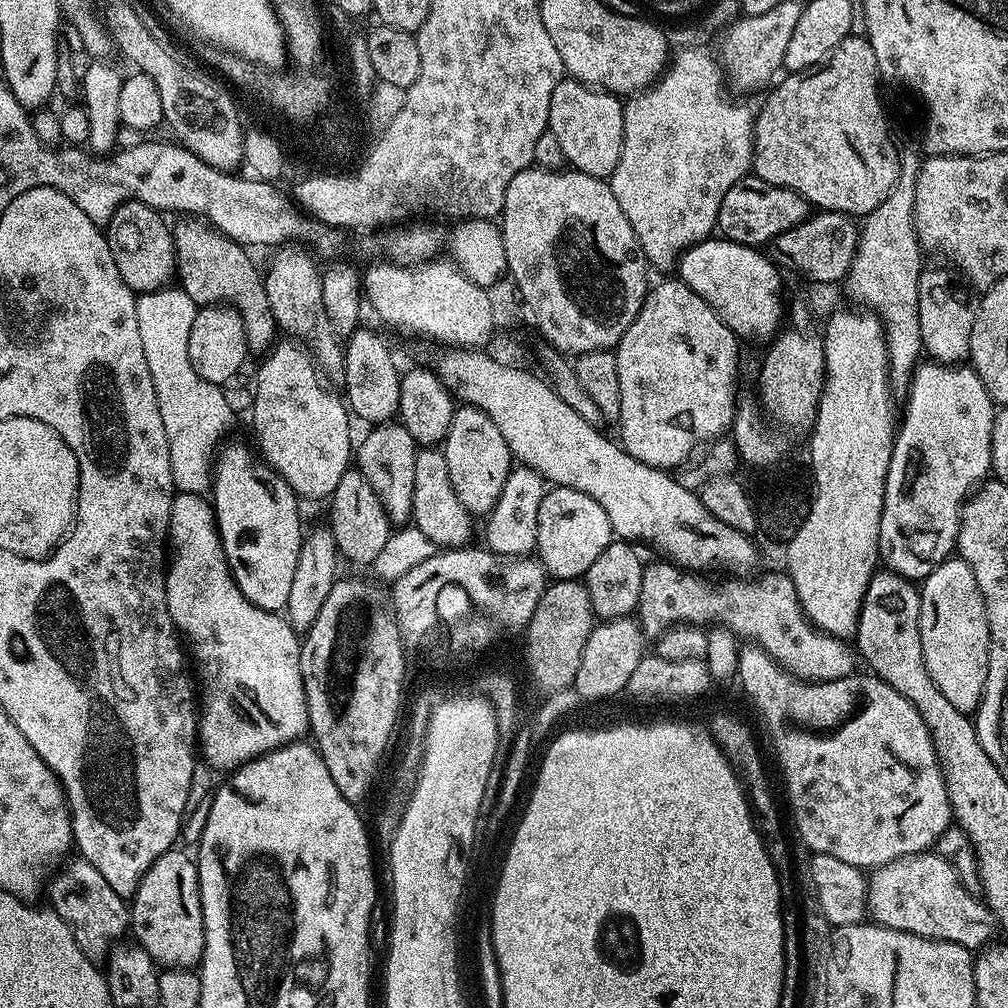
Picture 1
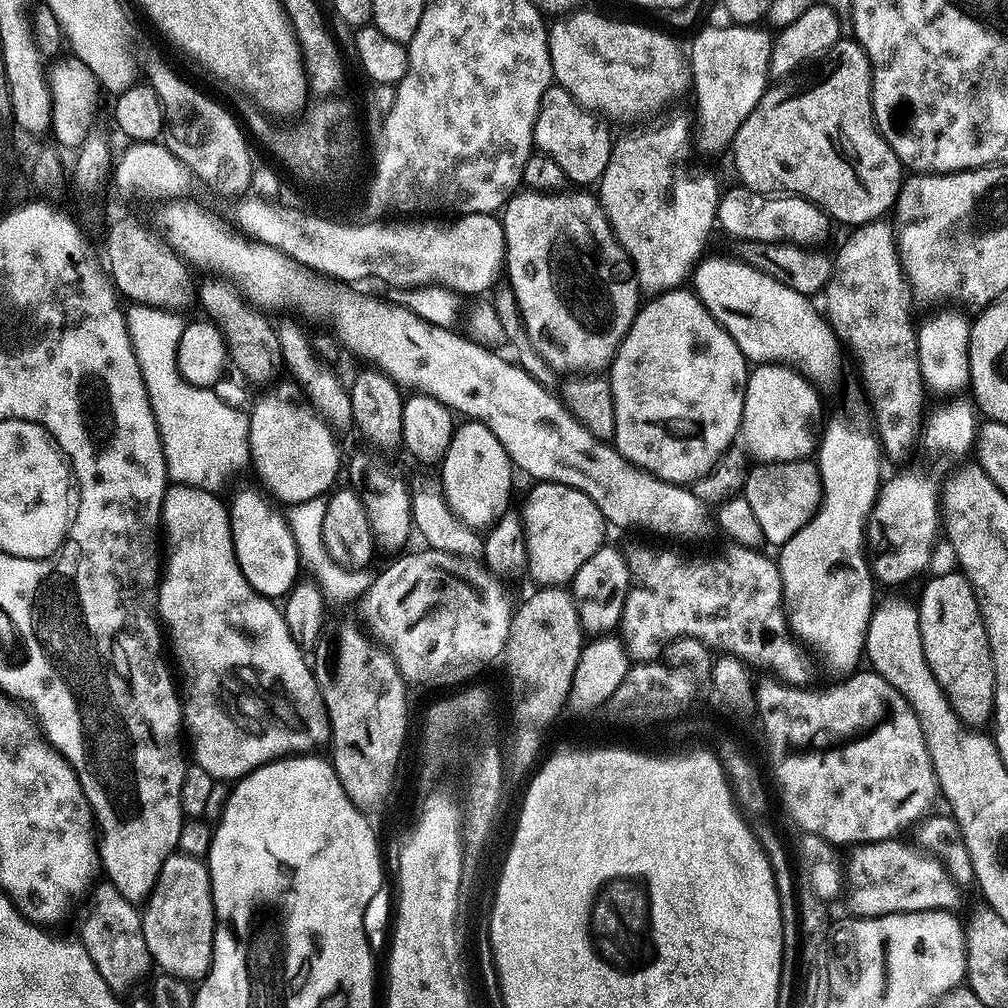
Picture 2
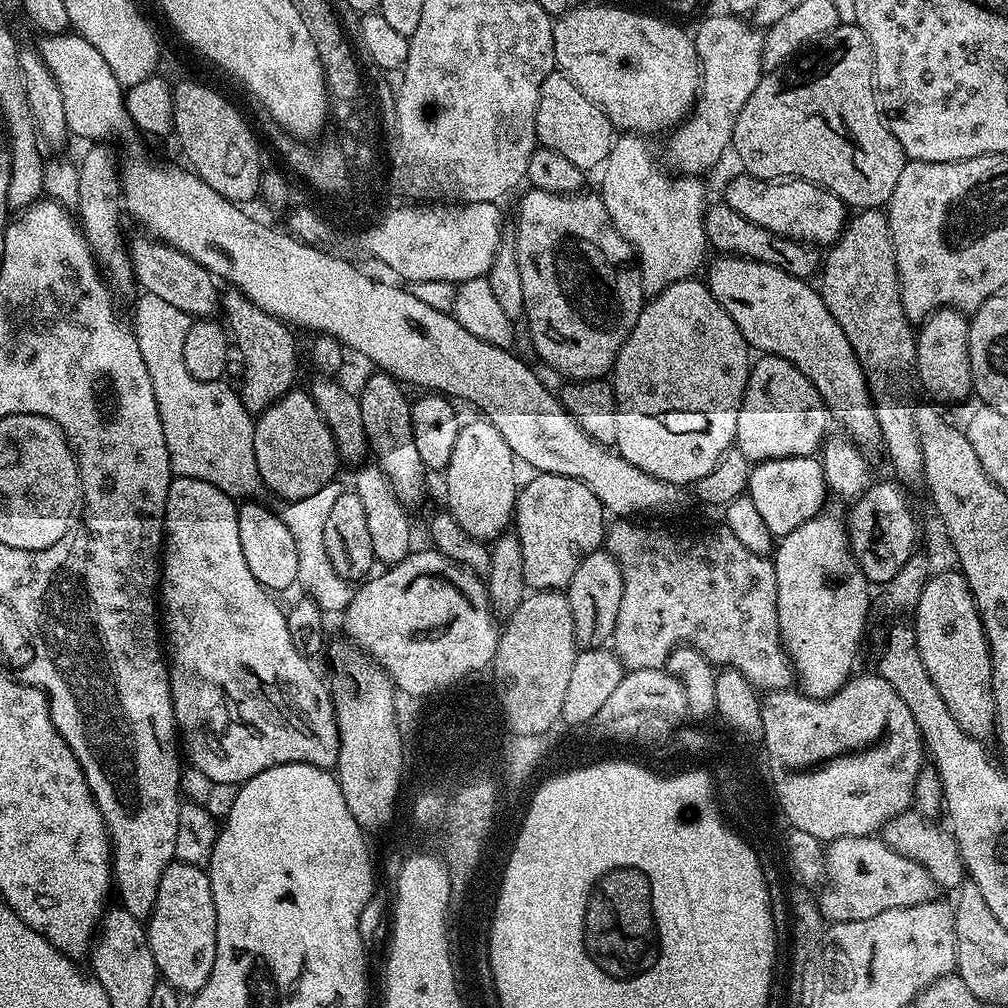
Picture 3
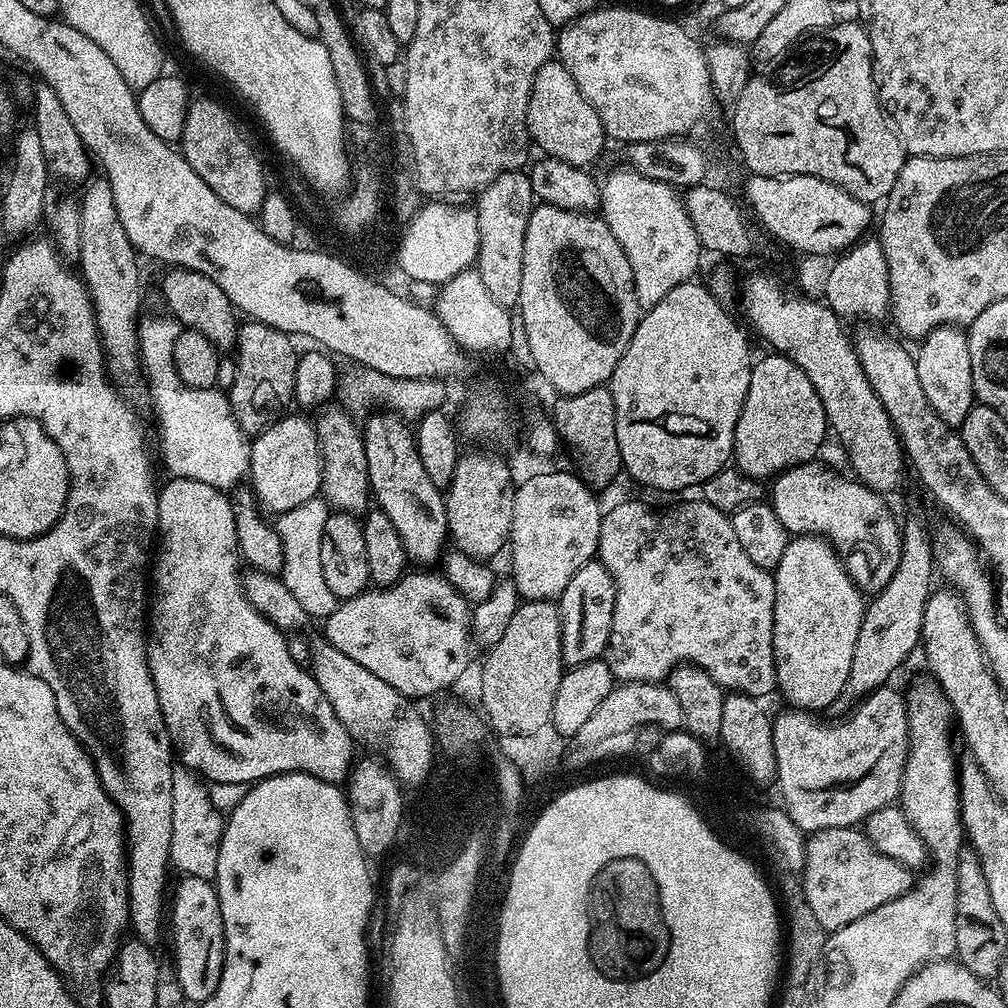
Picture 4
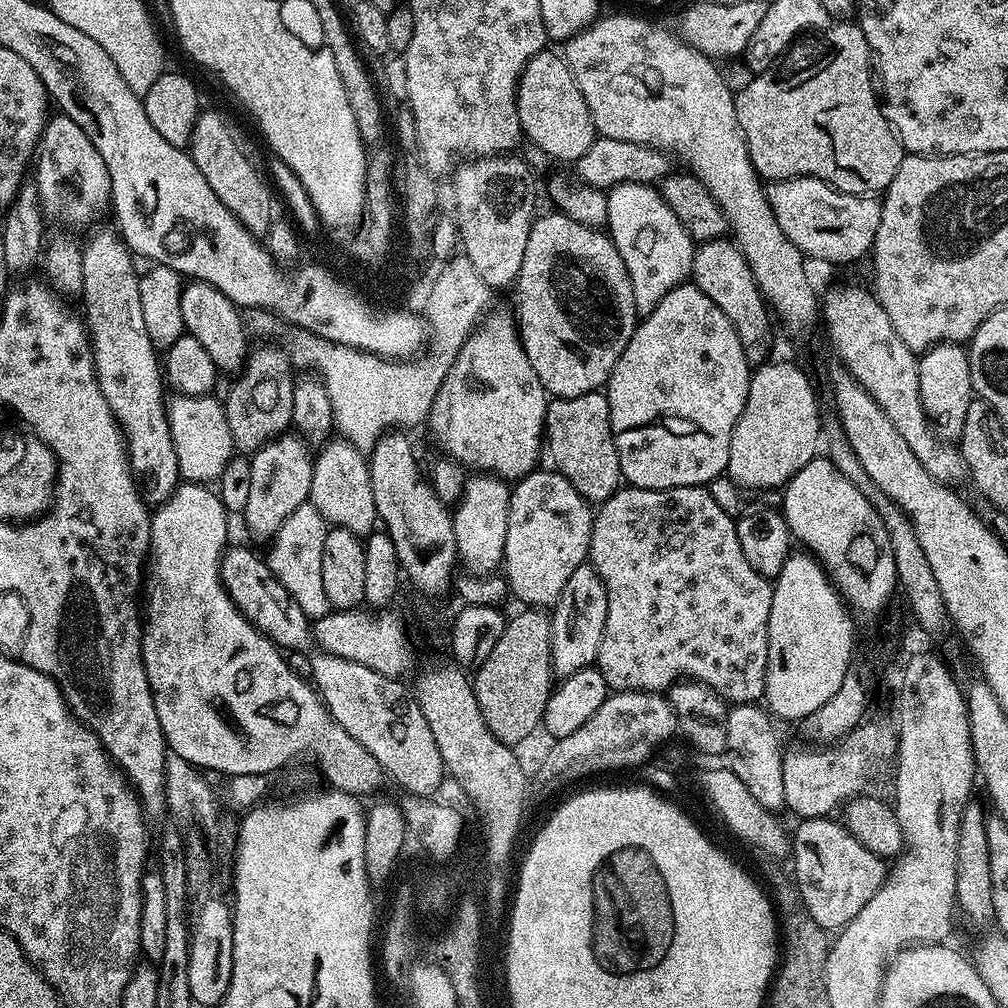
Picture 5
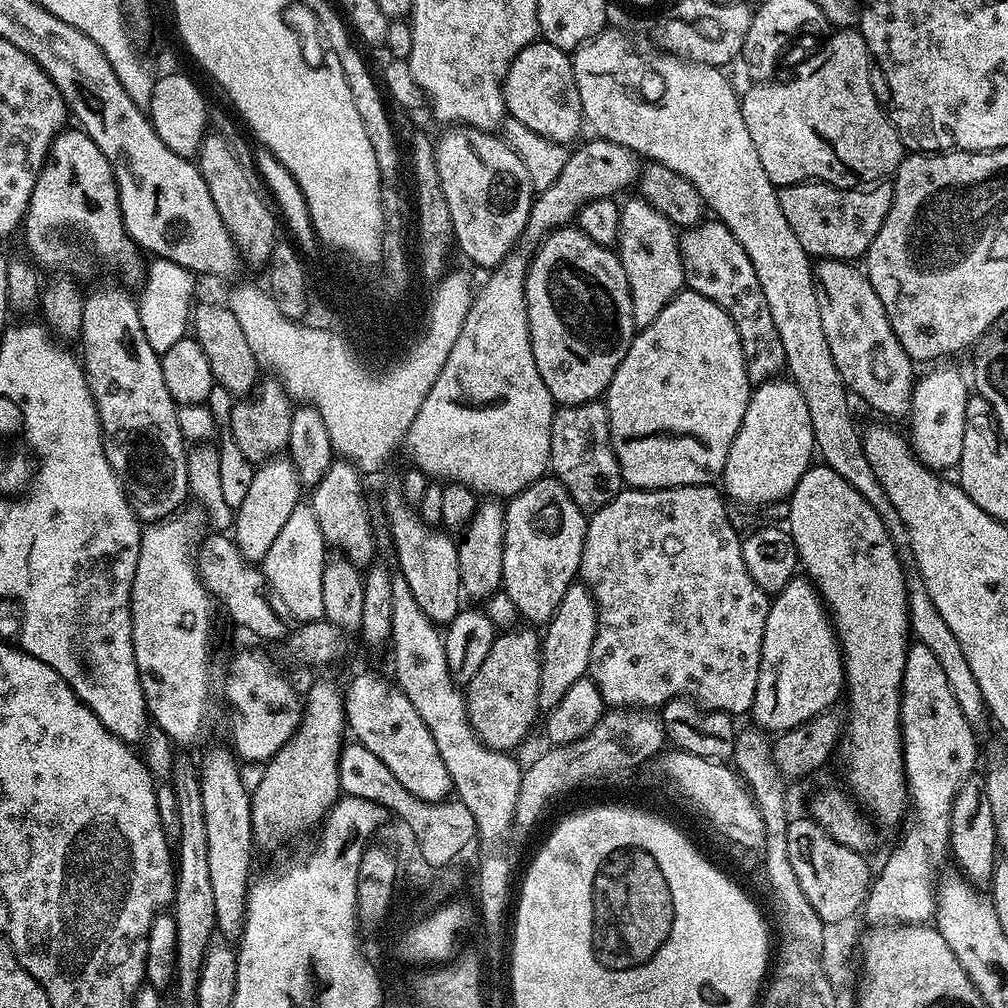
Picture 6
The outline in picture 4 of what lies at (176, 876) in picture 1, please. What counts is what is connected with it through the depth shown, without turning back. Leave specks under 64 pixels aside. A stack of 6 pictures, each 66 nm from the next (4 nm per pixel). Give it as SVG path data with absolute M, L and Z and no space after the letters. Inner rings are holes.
M181 875L170 892L172 956L184 997L189 1002L210 998L218 990L224 965L224 927L215 883L200 877Z

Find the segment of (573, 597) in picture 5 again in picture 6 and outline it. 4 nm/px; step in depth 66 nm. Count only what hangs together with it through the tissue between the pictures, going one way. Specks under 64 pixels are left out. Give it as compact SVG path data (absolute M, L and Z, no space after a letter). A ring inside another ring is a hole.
M574 582L562 594L562 602L554 610L542 632L540 642L540 689L538 705L541 709L550 710L562 702L566 690L574 682L585 679L590 666L590 650L598 630L598 614L592 591L583 582Z

